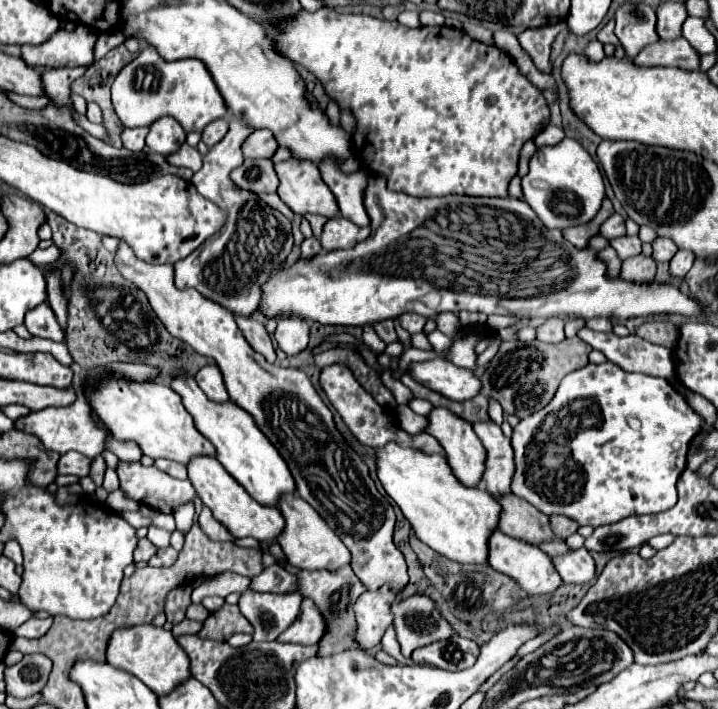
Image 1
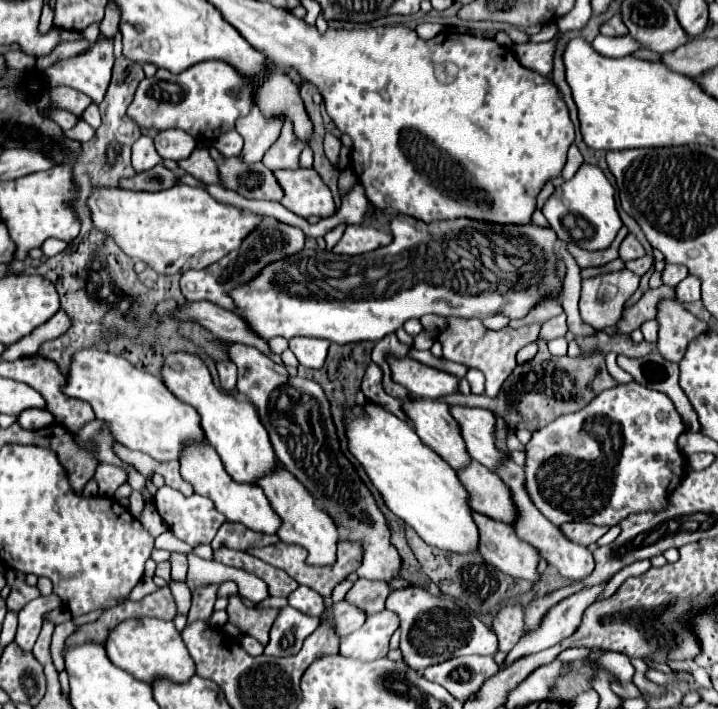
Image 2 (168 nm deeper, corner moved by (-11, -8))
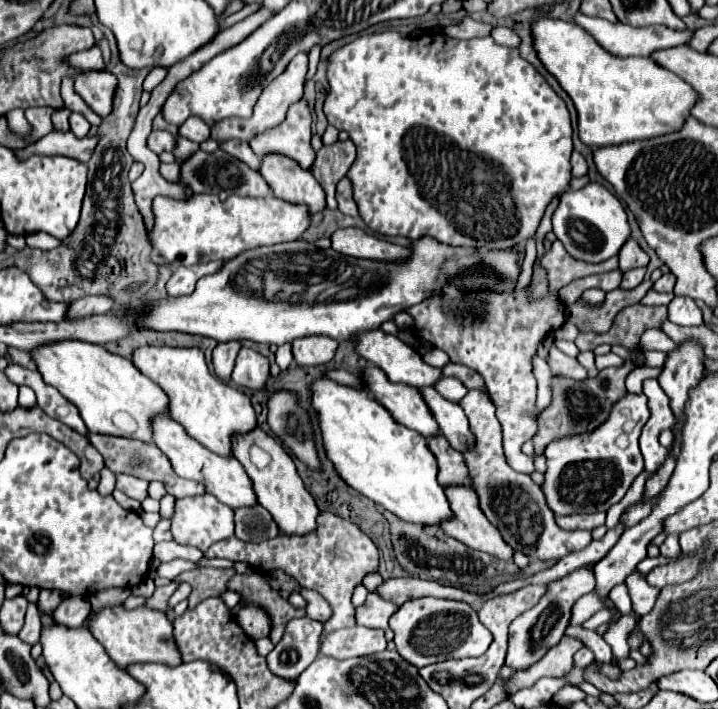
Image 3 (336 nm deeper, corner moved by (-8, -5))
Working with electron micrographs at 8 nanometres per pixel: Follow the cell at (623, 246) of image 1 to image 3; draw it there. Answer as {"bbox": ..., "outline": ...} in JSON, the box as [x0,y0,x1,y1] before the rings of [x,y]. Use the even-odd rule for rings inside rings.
{"bbox":[621,268,645,288],"outline":[[[633,268],[633,270],[627,270],[623,274],[623,282],[621,282],[621,288],[635,288],[641,284],[645,276],[645,268]]]}

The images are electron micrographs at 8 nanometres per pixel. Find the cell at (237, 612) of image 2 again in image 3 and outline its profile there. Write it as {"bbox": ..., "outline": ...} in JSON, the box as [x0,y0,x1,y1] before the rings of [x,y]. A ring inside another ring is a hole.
{"bbox":[227,574,305,644],"outline":[[[235,574],[227,582],[227,590],[233,590],[241,596],[241,606],[255,604],[267,612],[267,616],[271,618],[269,640],[273,644],[277,644],[281,640],[285,622],[289,622],[291,618],[305,616],[303,610],[293,608],[285,598],[279,596],[279,592],[273,592],[273,588],[269,588],[269,584],[265,582],[265,578],[261,574],[249,574],[249,576]]]}

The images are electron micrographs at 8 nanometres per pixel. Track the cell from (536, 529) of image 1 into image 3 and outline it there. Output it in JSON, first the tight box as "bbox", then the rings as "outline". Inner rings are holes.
{"bbox":[429,436,473,488],"outline":[[[445,436],[431,438],[429,448],[437,456],[437,464],[439,464],[437,480],[441,482],[443,488],[449,488],[449,486],[469,486],[469,488],[473,488],[473,480],[471,480],[469,470],[465,466],[463,454],[453,450],[449,446],[449,442],[445,440]]]}

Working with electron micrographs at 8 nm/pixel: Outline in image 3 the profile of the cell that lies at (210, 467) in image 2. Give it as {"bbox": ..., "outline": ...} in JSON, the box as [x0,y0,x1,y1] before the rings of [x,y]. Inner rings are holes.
{"bbox":[153,416,257,510],"outline":[[[157,416],[153,422],[153,442],[165,452],[165,456],[171,460],[173,470],[187,480],[201,482],[205,486],[205,492],[213,494],[221,504],[237,510],[243,506],[255,506],[257,496],[253,492],[253,482],[247,478],[247,472],[235,458],[221,458],[215,452],[207,450],[203,444],[199,444],[195,438],[191,438],[183,426],[179,426],[169,416]]]}

